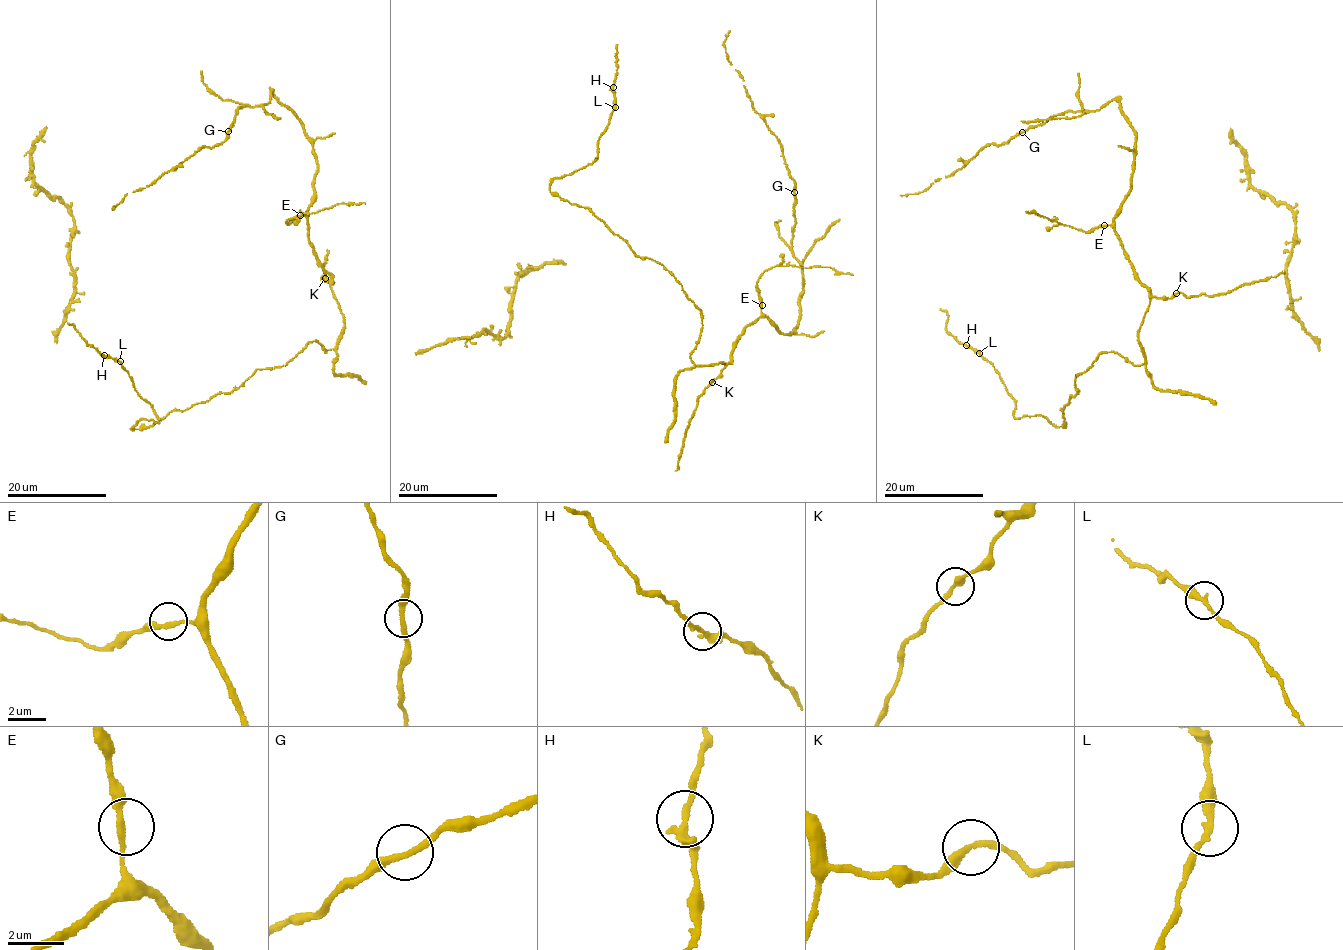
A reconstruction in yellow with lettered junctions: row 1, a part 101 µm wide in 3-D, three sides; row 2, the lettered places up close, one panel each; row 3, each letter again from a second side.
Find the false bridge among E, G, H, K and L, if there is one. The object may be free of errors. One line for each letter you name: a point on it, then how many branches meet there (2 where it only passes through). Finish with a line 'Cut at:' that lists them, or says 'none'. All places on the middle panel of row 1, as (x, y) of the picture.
Cut at: none

